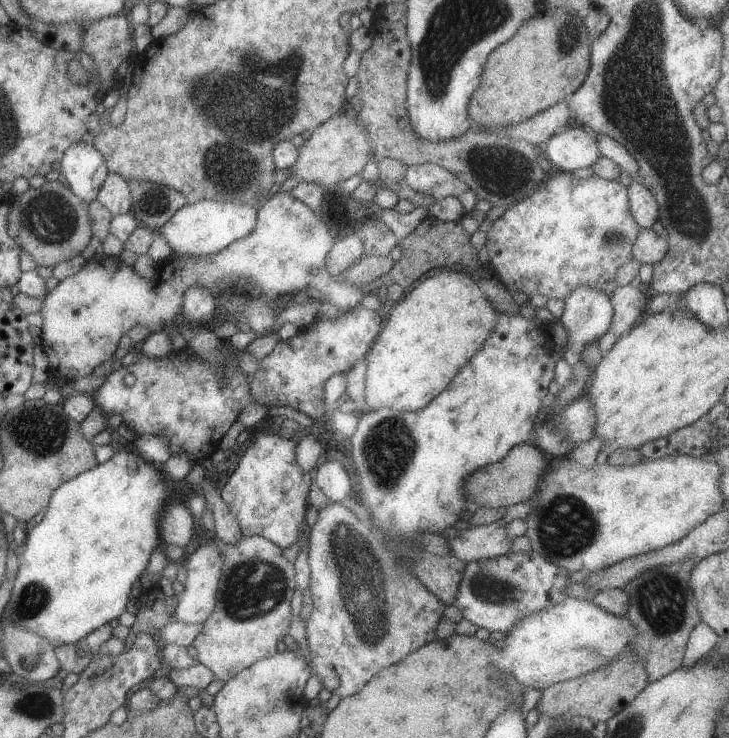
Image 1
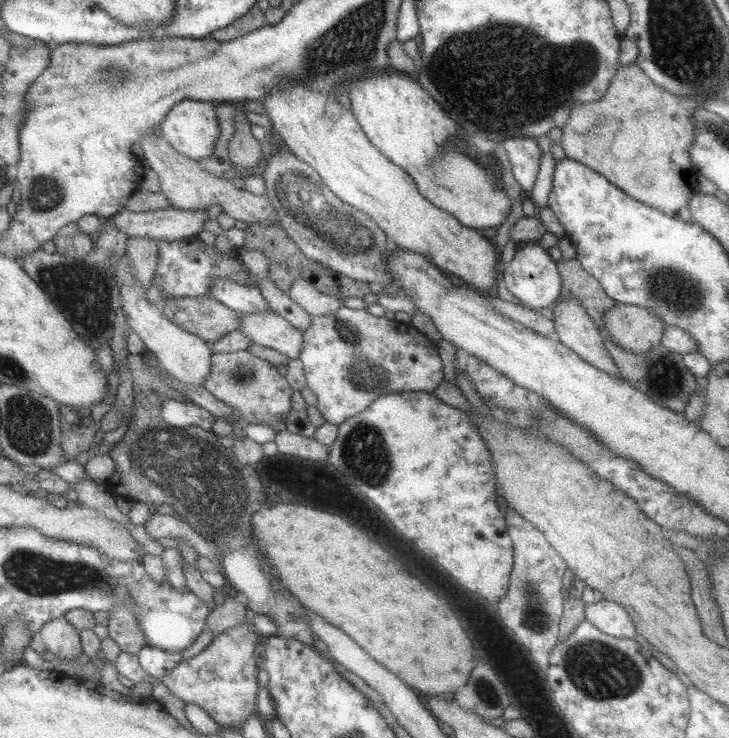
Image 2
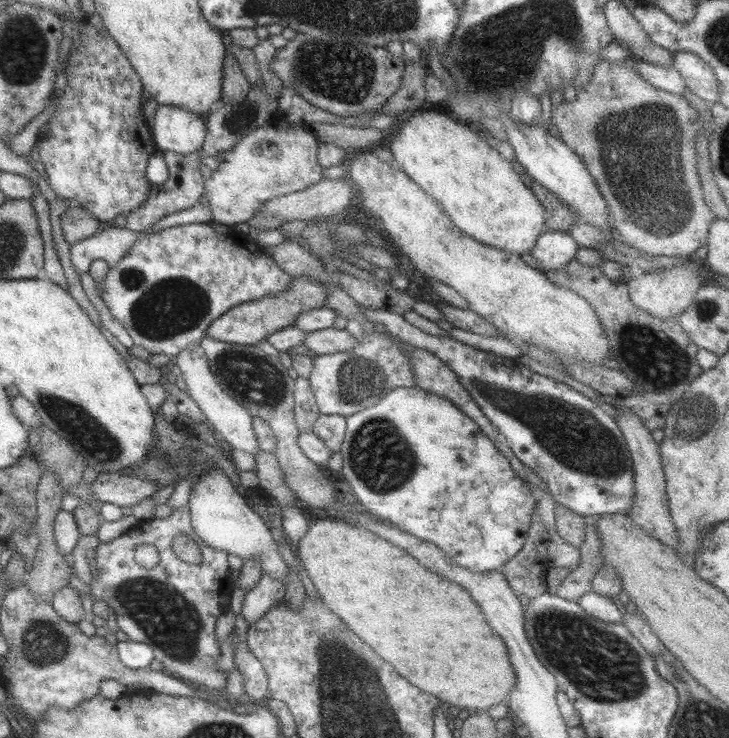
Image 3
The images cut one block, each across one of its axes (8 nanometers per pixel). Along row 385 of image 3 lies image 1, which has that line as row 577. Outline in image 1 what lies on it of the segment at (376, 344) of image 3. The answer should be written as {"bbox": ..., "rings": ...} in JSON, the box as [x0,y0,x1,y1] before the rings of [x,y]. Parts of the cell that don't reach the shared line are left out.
{"bbox":[306,501,444,699],"rings":[[[329,501],[325,507],[317,509],[317,516],[315,522],[308,529],[308,565],[310,568],[310,579],[308,591],[312,596],[312,609],[309,618],[307,618],[306,624],[306,644],[308,646],[307,663],[311,664],[311,673],[318,678],[322,684],[322,688],[326,688],[331,694],[339,696],[340,699],[353,696],[355,692],[361,690],[362,686],[365,686],[366,682],[371,680],[371,677],[381,670],[381,668],[387,668],[391,666],[393,662],[397,662],[397,658],[403,658],[405,654],[421,648],[421,646],[431,642],[435,637],[435,626],[442,617],[444,604],[431,594],[419,582],[419,579],[413,578],[411,574],[407,574],[399,564],[397,560],[393,558],[393,554],[379,542],[379,539],[374,533],[372,533],[368,527],[360,521],[351,510],[345,507],[341,502]]]}

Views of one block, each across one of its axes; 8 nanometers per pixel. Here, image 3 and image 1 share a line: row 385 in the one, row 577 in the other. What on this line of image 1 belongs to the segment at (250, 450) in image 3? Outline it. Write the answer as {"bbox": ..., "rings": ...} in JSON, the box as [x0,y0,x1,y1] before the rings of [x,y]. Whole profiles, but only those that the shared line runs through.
{"bbox":[175,537,223,624],"rings":[[[209,537],[208,541],[199,546],[185,562],[185,583],[179,588],[177,608],[175,608],[175,618],[179,622],[185,624],[204,624],[206,618],[213,610],[216,604],[217,584],[221,578],[221,566],[223,566],[223,558],[219,556],[217,550],[217,541],[214,537]]]}

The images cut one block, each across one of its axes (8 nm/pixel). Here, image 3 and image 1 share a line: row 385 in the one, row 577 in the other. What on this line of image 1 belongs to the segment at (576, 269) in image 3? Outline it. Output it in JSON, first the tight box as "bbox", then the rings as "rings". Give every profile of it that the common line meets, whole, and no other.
{"bbox":[623,560,700,683],"rings":[[[694,560],[659,565],[641,572],[623,587],[629,598],[629,610],[625,616],[637,630],[635,638],[629,642],[629,649],[643,664],[648,683],[682,666],[689,633],[700,621],[693,592],[689,590],[689,574],[693,566]]]}

